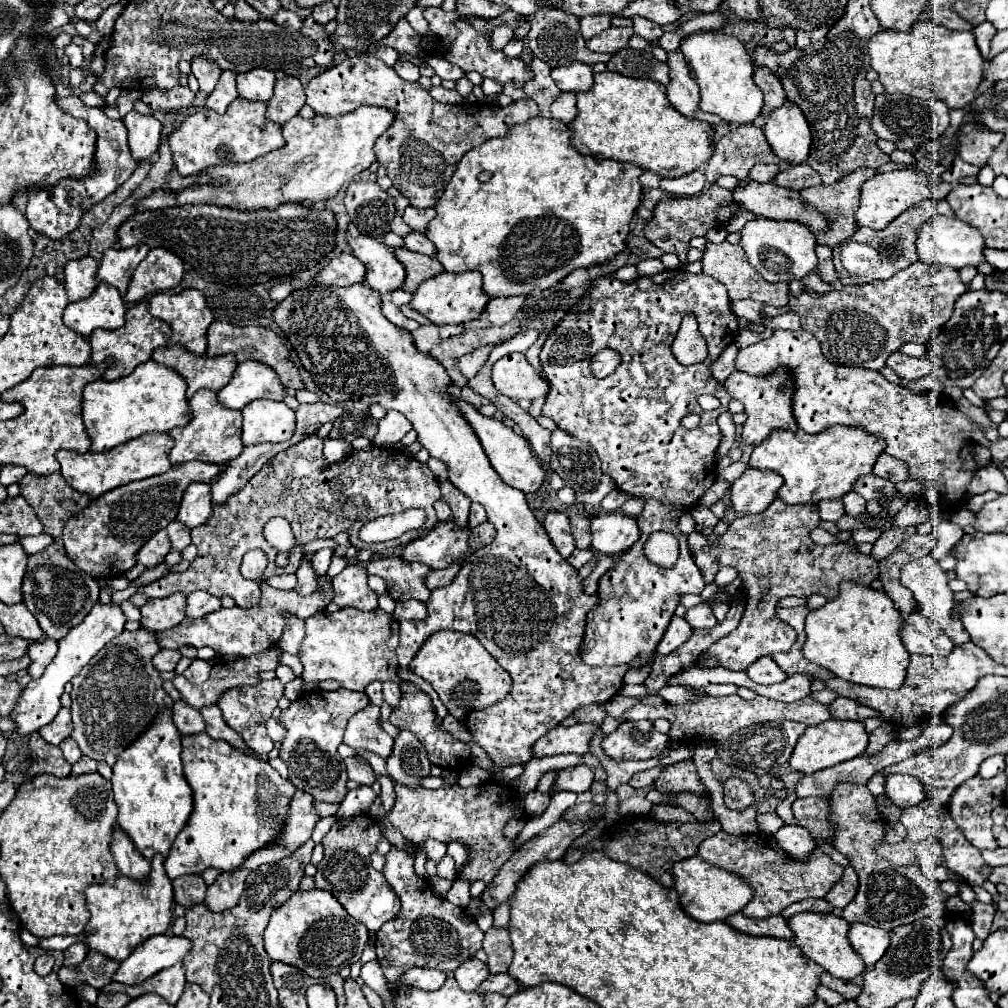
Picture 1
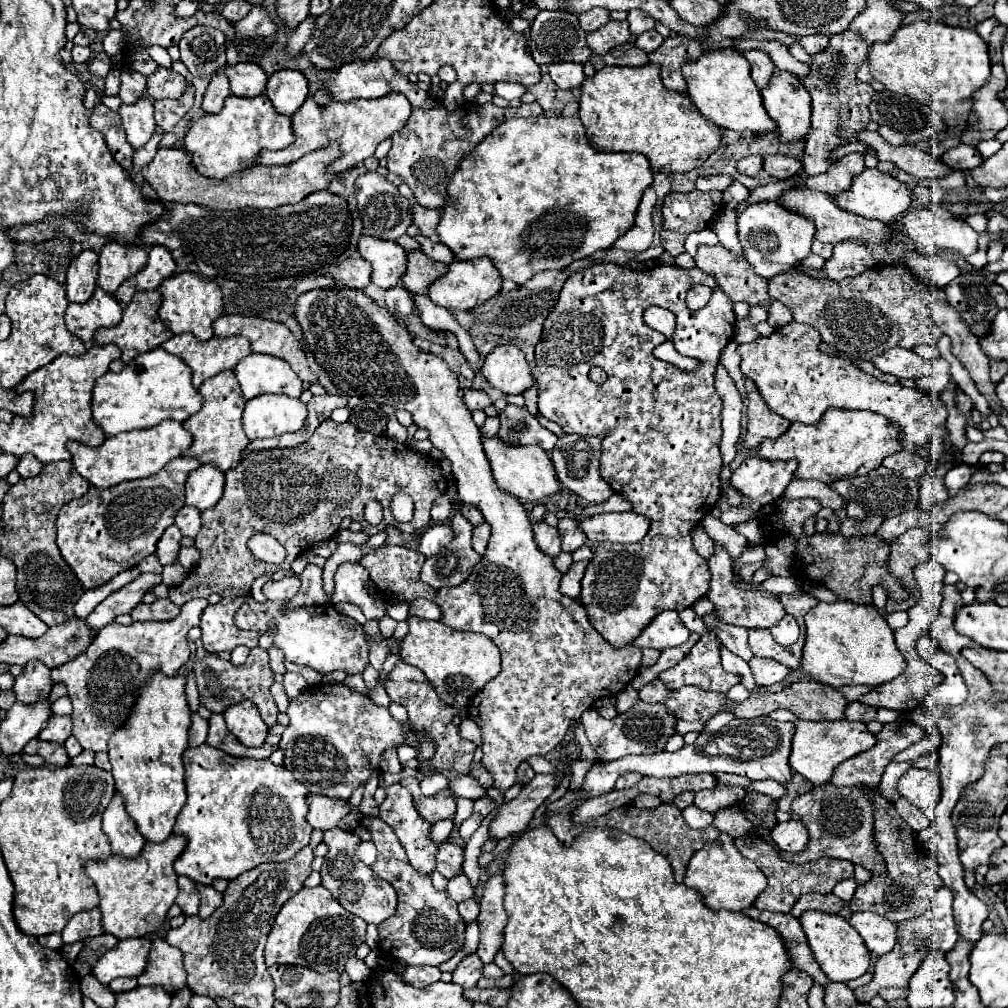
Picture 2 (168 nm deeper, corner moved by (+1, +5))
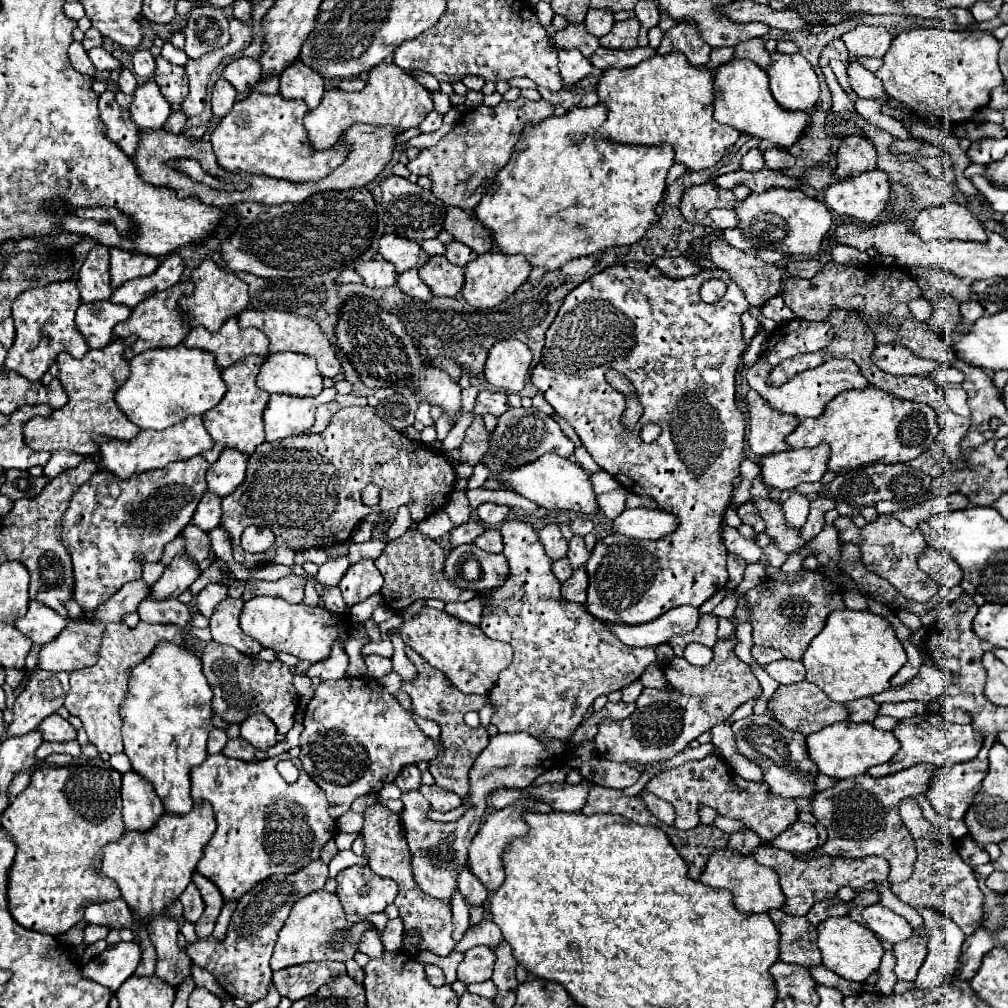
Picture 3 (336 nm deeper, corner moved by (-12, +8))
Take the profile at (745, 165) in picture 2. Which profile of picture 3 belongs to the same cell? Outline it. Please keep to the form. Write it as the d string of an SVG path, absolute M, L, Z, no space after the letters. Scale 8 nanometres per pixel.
M758 148L750 150L750 152L742 158L742 168L744 168L744 170L750 170L750 172L754 172L754 170L758 170L758 168L764 168L764 154L762 154Z

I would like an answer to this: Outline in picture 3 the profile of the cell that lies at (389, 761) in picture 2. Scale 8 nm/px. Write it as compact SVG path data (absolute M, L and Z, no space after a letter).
M410 764L406 768L402 768L402 772L398 774L398 778L394 780L394 784L404 792L410 788L420 788L420 770L416 764Z

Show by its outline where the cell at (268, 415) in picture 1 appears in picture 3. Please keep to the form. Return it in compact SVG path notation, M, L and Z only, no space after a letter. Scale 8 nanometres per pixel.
M324 388L322 394L312 396L312 398L298 398L298 396L286 396L286 394L272 394L266 408L264 408L264 426L266 426L266 440L268 442L278 442L288 436L298 436L304 434L312 424L314 424L314 410L320 404L330 402L336 396L334 388Z

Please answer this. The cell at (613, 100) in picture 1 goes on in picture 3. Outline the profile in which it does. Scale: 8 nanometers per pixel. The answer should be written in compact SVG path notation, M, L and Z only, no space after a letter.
M680 52L666 56L656 54L628 70L606 70L598 80L598 96L608 108L608 118L598 128L598 138L640 146L670 144L678 148L676 164L688 170L710 168L740 136L736 128L722 126L714 120L712 84L710 68L690 66Z

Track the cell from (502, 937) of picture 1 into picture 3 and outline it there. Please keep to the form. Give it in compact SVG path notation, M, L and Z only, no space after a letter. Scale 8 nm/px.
M486 980L482 984L470 984L466 988L468 988L468 992L478 994L478 996L484 996L484 998L490 998L490 1000L498 994L498 988L494 988L494 982L492 980Z

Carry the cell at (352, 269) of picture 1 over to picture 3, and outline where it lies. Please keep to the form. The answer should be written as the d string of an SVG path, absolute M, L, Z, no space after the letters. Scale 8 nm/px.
M382 258L362 262L360 266L356 266L356 272L362 276L364 284L372 288L386 288L386 286L392 286L396 280L394 266Z

